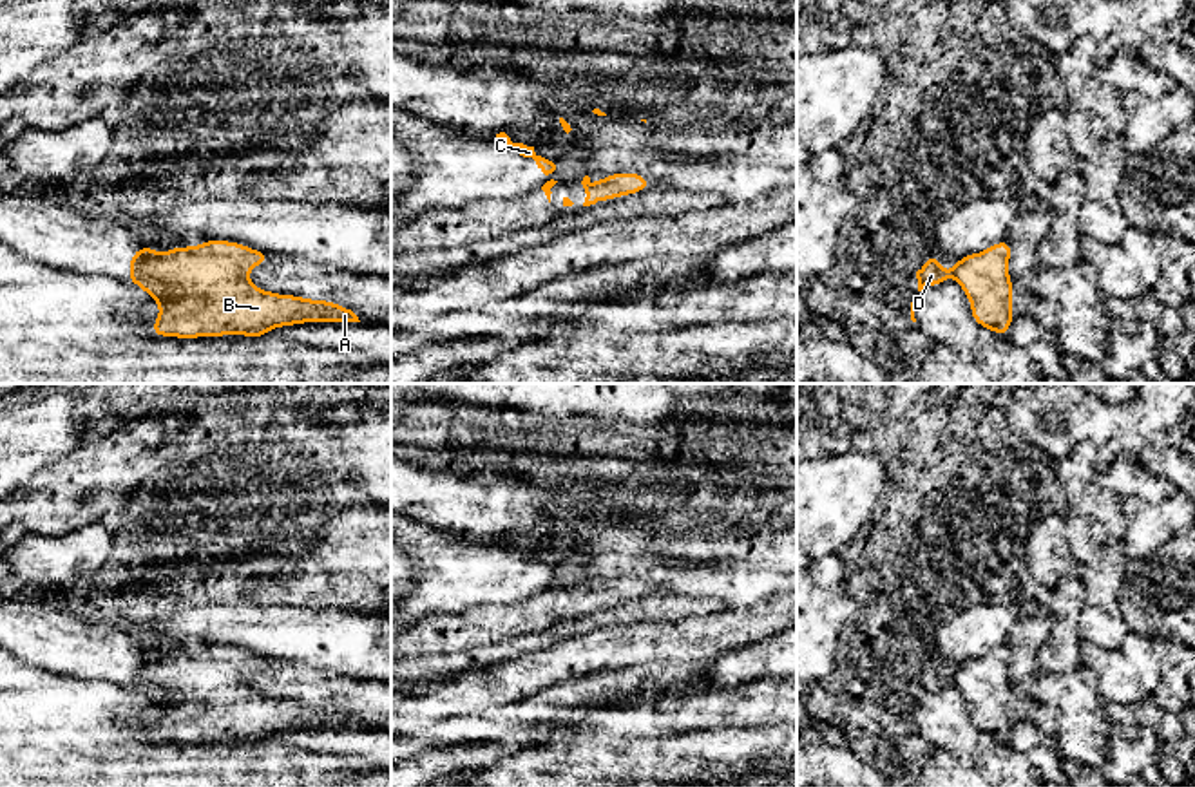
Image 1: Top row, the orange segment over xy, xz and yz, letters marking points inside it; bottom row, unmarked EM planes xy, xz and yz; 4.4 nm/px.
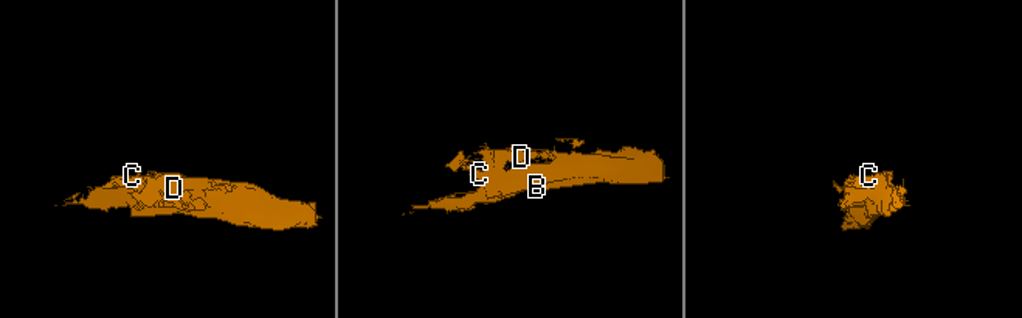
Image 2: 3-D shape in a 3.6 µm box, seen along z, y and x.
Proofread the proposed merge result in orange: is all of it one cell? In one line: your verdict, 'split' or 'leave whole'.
leave whole

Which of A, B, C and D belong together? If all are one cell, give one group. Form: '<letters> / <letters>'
A B C D

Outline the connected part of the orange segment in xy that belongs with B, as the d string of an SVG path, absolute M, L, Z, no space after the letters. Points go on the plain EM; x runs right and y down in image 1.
M203 646L194 653L177 650L163 660L141 648L129 666L127 686L161 711L150 733L152 742L259 744L282 731L360 727L351 715L333 706L255 693L246 677L270 666L270 659L234 646Z

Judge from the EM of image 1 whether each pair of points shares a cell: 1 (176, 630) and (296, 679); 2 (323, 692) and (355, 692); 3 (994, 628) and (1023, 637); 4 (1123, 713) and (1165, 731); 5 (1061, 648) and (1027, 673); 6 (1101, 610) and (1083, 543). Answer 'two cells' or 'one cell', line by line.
1: two cells
2: one cell
3: two cells
4: one cell
5: two cells
6: one cell

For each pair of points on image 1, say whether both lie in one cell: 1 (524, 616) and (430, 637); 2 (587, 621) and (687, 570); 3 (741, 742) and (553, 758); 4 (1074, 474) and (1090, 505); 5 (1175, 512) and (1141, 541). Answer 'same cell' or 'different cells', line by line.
1: same cell
2: different cells
3: same cell
4: same cell
5: same cell

